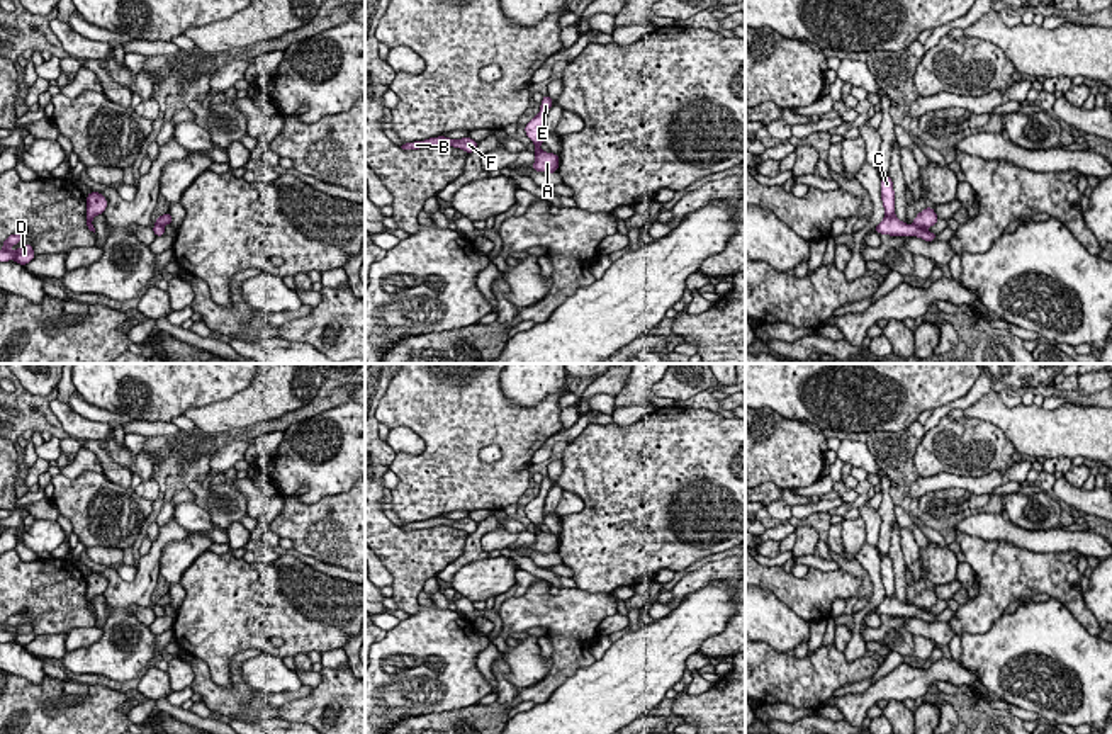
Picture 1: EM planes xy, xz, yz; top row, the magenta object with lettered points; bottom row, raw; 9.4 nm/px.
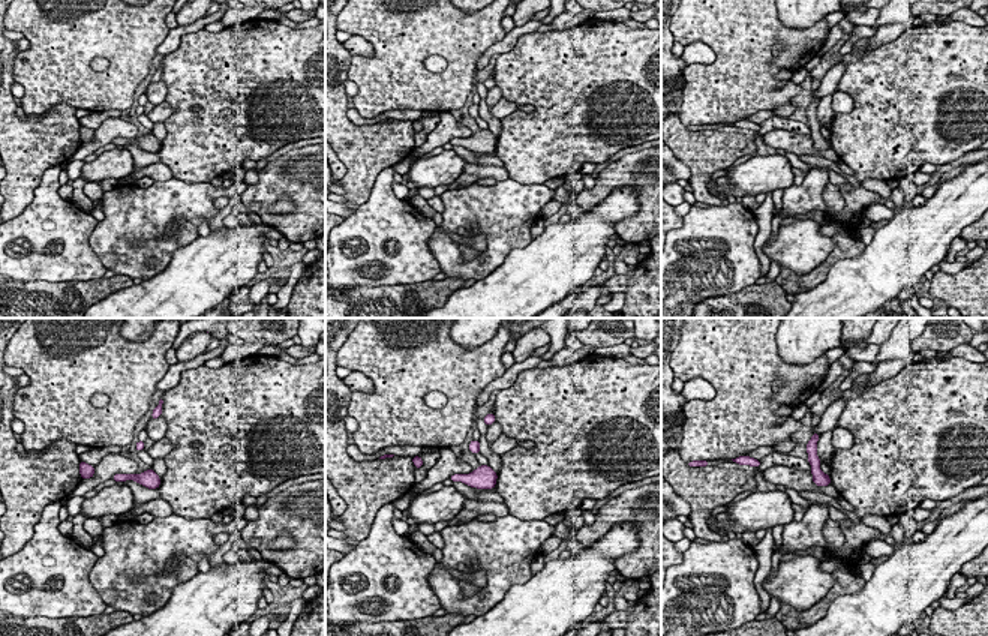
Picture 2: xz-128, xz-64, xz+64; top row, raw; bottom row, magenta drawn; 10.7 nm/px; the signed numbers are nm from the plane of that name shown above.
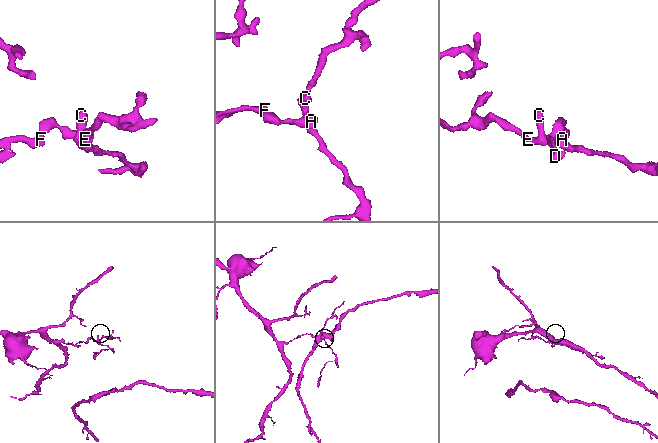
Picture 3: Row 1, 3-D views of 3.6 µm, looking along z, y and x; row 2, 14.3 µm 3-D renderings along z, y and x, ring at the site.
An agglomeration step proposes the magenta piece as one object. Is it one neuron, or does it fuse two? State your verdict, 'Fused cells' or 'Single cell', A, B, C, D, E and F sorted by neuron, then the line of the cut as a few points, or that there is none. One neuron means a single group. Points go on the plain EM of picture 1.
Fused cells. Groups: A B D F / C E. Split along xz (540, 530), (535, 536)

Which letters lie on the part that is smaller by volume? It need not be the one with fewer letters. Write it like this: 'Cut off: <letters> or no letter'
Cut off: C, E

